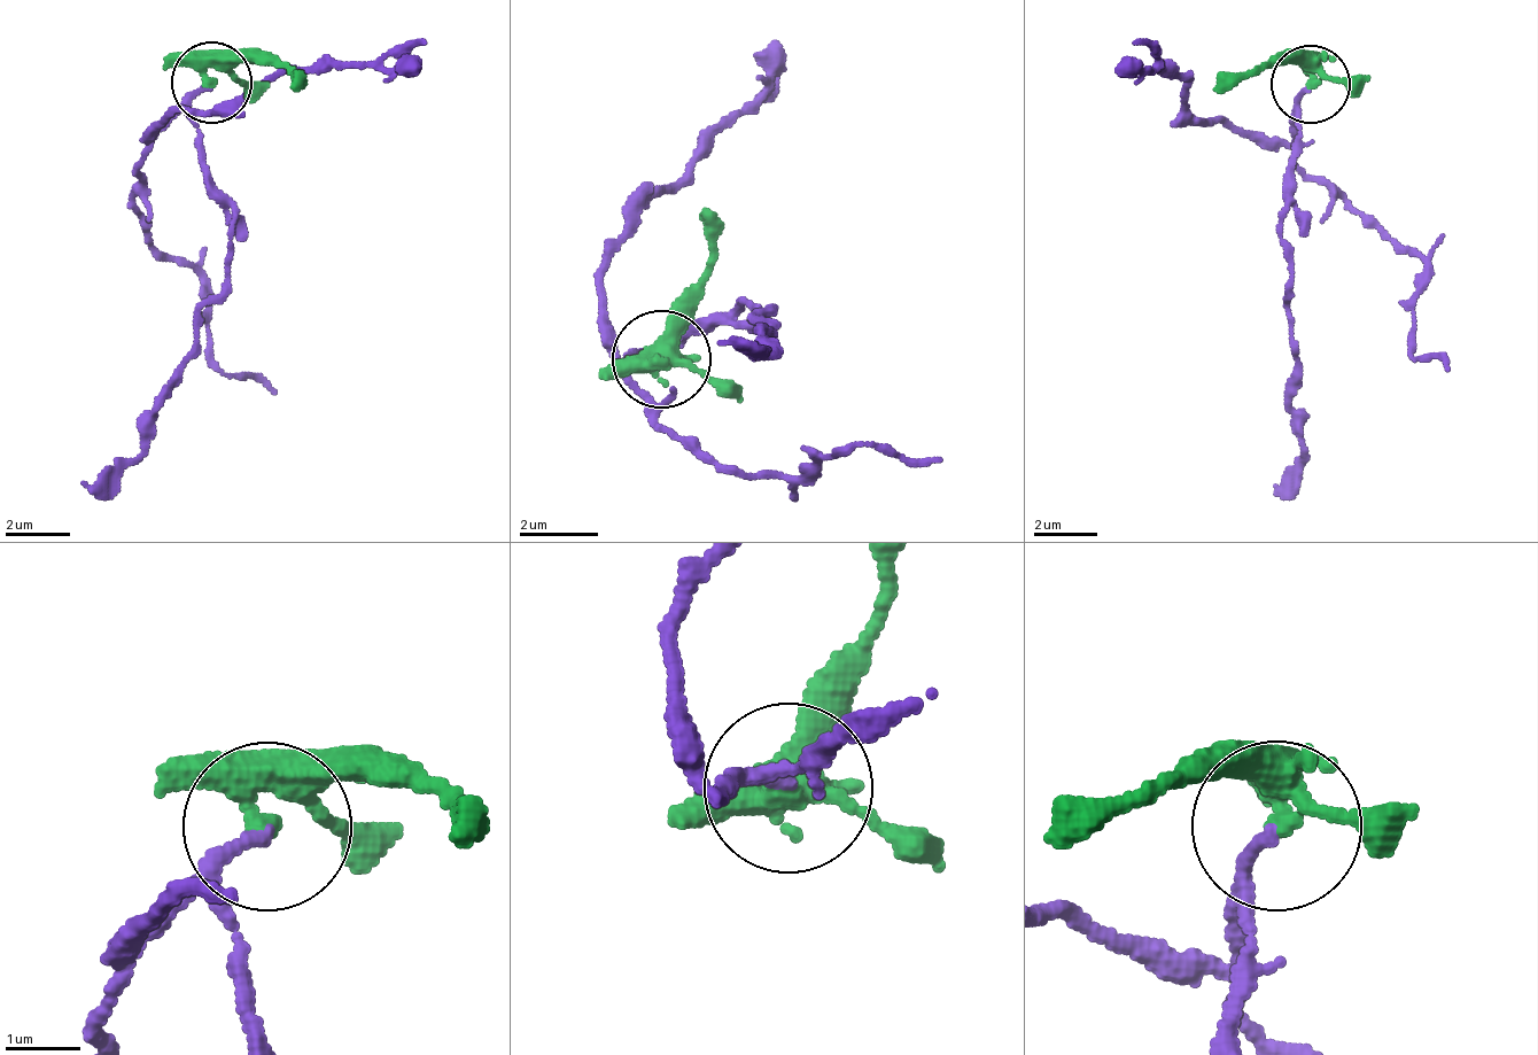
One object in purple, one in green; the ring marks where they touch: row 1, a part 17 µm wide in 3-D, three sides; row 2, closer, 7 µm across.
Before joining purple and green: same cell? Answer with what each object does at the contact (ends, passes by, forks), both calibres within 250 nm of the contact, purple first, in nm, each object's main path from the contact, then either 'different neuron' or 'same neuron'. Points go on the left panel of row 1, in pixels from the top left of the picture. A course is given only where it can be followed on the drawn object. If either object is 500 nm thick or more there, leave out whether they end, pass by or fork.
purple ends | green forks | 160/240 nm | purple via (212, 85), (193, 100), (193, 124), (204, 188), (237, 211), (237, 237), (139, 449), (79, 479) | green via (212, 85), (238, 59), (269, 56), (290, 72), (304, 70), (296, 84) | different neuron

